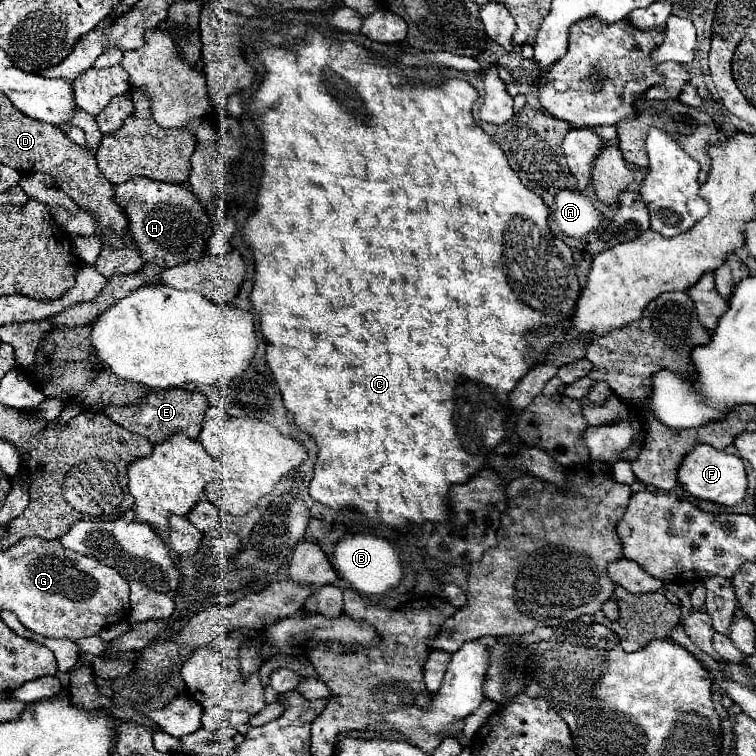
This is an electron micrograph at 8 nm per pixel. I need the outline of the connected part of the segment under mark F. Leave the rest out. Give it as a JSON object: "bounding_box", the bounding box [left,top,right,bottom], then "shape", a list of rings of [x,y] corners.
{"bounding_box":[678,445,746,507],"shape":[[[698,445],[684,457],[684,461],[678,469],[678,483],[694,499],[730,507],[730,505],[736,505],[738,501],[742,501],[742,497],[746,493],[744,461],[726,451],[718,451],[710,445]]]}

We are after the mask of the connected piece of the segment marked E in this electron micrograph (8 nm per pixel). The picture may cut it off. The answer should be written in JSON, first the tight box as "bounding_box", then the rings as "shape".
{"bounding_box":[102,387,208,443],"shape":[[[176,387],[176,389],[166,389],[166,391],[150,391],[148,395],[144,395],[140,399],[138,405],[108,405],[102,411],[112,421],[122,425],[124,429],[128,429],[132,433],[138,433],[152,443],[152,441],[170,439],[178,431],[184,431],[192,439],[196,439],[200,429],[202,429],[202,419],[204,419],[206,409],[208,409],[208,401],[200,391],[190,391],[190,389],[182,389],[182,387],[178,389]]]}

